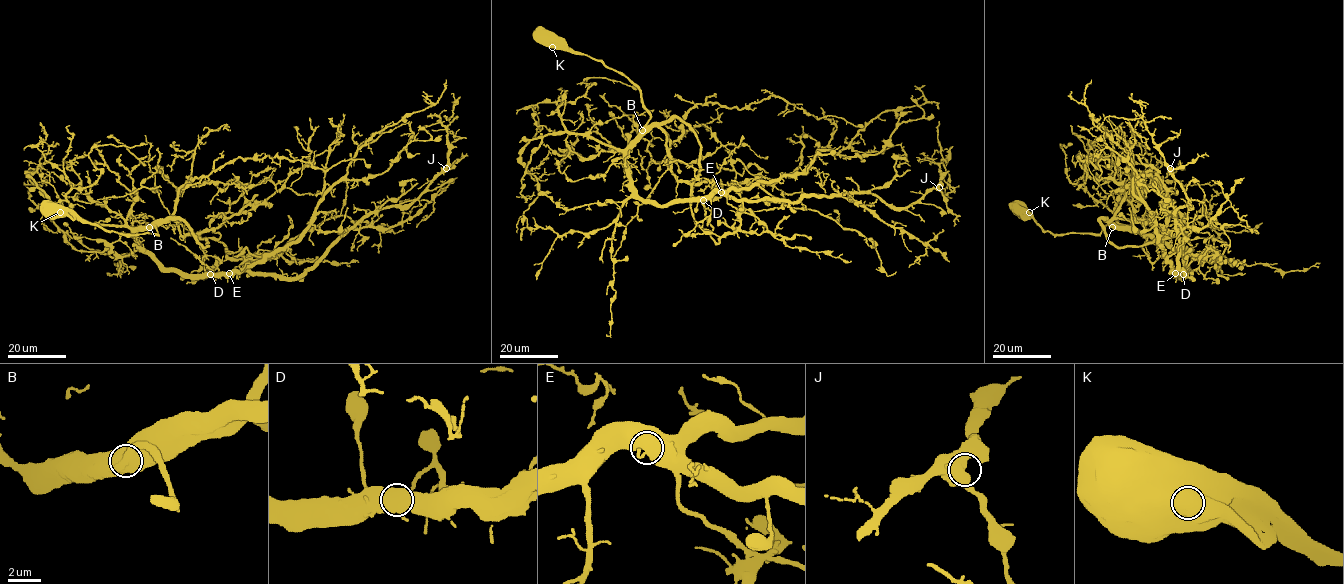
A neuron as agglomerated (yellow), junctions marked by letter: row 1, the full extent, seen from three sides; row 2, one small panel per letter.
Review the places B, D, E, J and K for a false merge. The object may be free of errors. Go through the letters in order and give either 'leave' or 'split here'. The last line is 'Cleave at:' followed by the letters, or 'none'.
B: leave
D: leave
E: leave
J: leave
K: leave
Cleave at: none

